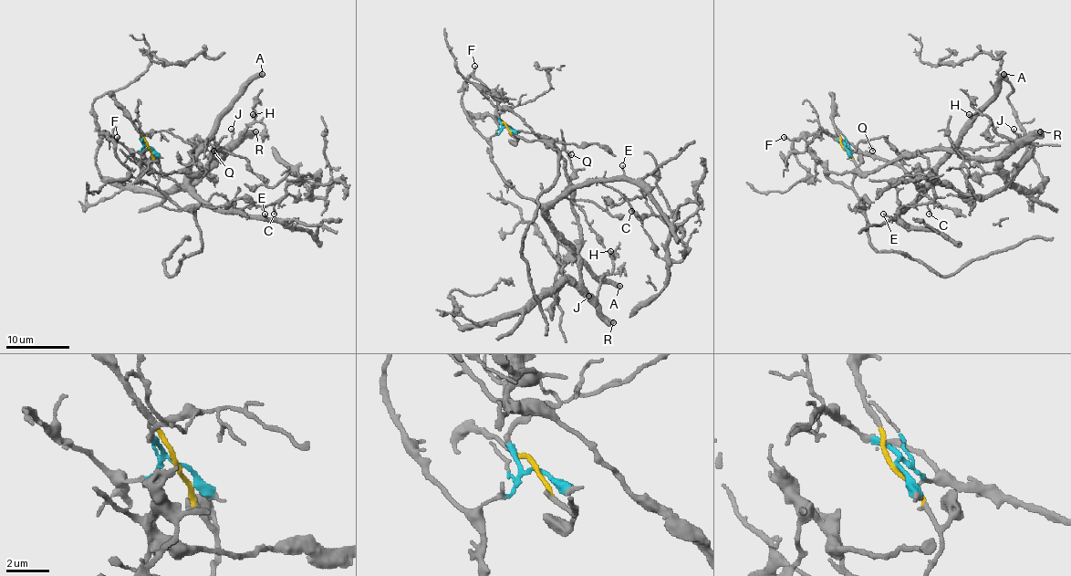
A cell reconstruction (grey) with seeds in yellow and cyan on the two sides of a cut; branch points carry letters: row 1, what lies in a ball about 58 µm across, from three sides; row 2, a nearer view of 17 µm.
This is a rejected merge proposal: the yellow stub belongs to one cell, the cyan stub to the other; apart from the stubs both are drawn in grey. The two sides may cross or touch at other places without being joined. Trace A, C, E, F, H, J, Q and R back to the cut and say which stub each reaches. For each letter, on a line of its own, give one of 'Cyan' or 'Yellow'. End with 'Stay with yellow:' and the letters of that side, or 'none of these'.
A: Cyan
C: Cyan
E: Cyan
F: Cyan
H: Yellow
J: Yellow
Q: Yellow
R: Yellow
Stay with yellow: H, J, Q, R

